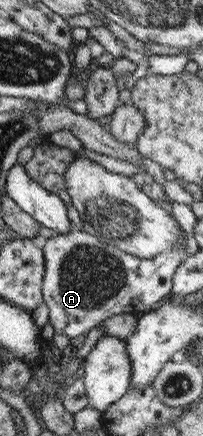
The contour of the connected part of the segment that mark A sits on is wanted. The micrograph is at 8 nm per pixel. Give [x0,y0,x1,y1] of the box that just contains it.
[41,229,186,340]

